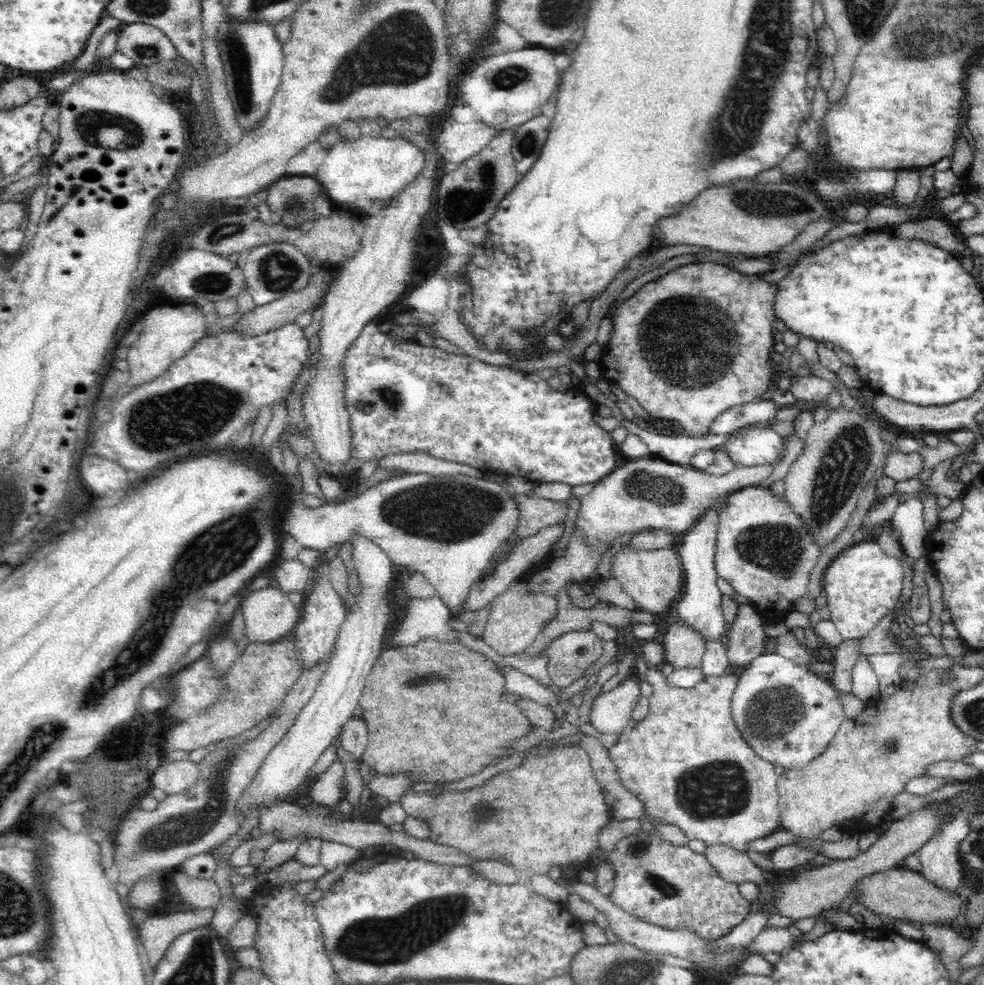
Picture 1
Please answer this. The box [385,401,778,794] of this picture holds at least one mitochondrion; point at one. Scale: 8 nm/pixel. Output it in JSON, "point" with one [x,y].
{"point":[643,487]}

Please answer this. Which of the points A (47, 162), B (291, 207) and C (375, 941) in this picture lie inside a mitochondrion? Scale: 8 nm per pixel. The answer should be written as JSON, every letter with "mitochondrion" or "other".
{"A":"other","B":"mitochondrion","C":"mitochondrion"}

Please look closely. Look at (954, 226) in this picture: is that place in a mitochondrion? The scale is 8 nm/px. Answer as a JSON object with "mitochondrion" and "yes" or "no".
{"mitochondrion":"no"}

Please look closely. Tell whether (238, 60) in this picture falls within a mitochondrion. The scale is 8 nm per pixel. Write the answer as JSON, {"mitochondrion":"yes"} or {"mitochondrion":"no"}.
{"mitochondrion":"yes"}

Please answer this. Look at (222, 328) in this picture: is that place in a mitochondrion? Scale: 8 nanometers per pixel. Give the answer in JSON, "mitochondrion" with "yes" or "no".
{"mitochondrion":"no"}

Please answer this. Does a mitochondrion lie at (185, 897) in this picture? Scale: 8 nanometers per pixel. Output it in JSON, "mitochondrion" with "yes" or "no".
{"mitochondrion":"no"}

